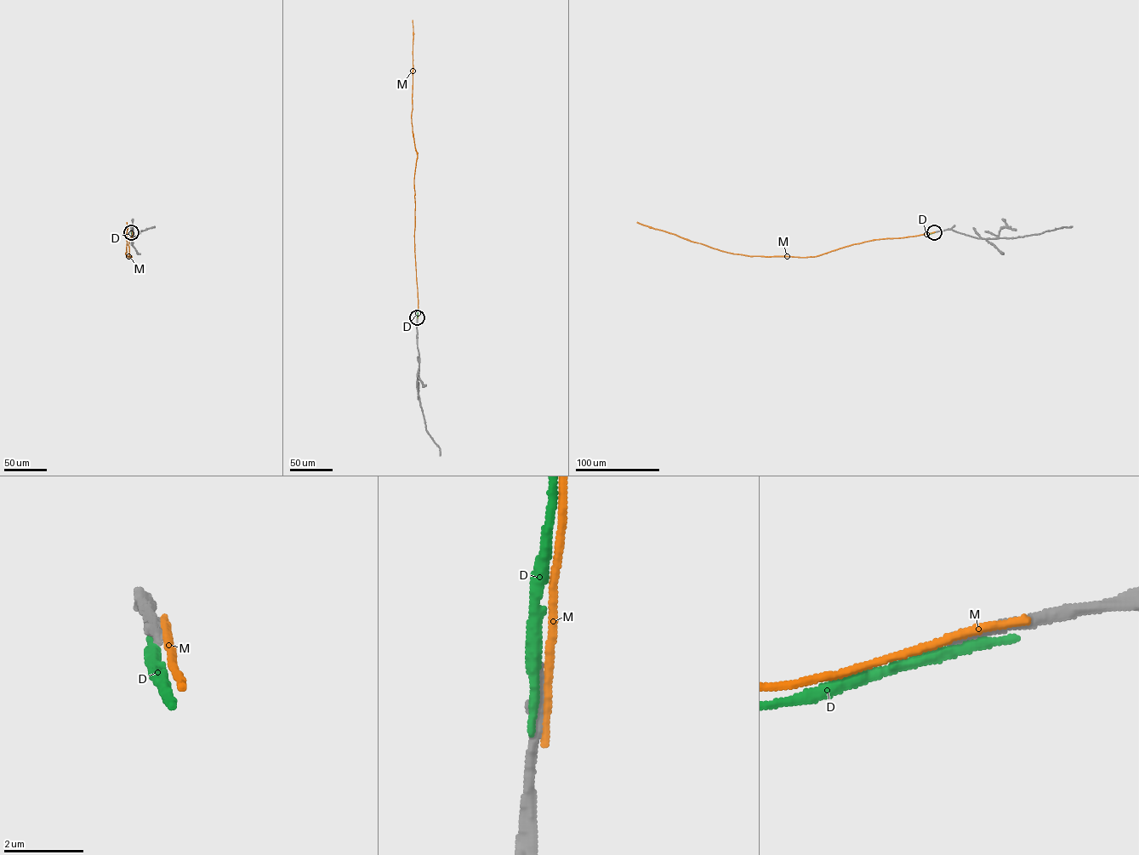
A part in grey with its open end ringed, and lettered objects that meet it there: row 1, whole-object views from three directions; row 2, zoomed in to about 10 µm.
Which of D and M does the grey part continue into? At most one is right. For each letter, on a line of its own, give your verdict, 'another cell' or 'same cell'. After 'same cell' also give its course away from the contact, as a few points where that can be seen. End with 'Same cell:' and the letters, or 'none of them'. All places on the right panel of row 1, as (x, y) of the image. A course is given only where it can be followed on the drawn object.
D: another cell
M: another cell
Same cell: none of them

